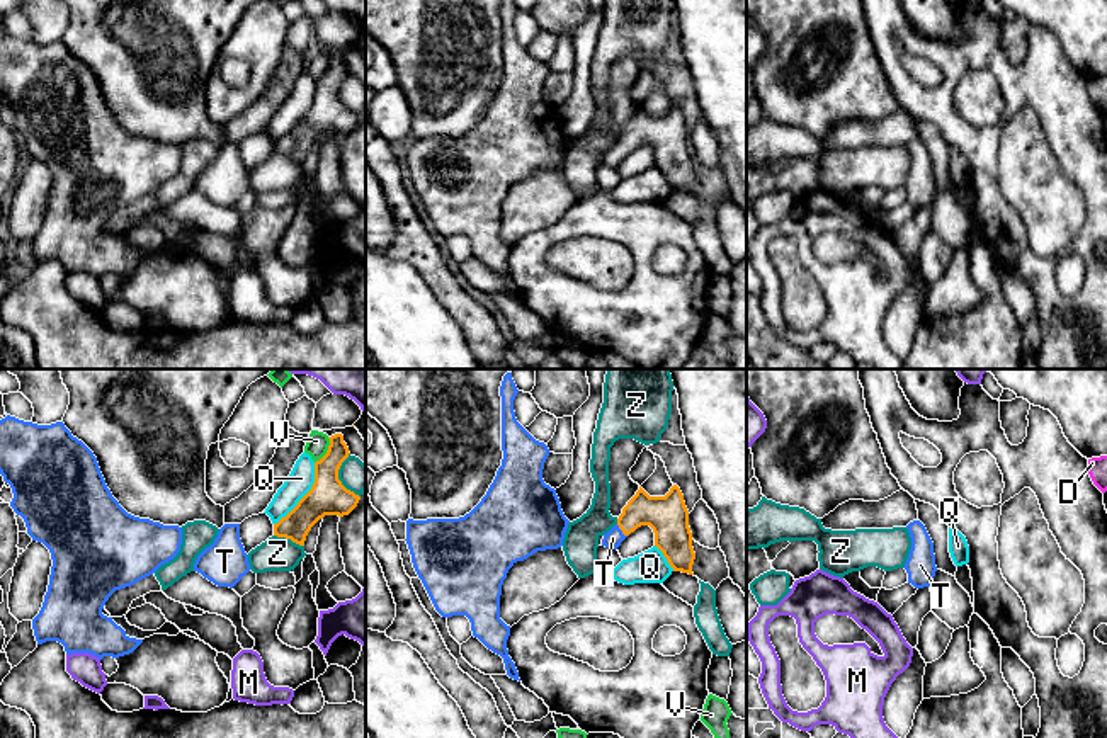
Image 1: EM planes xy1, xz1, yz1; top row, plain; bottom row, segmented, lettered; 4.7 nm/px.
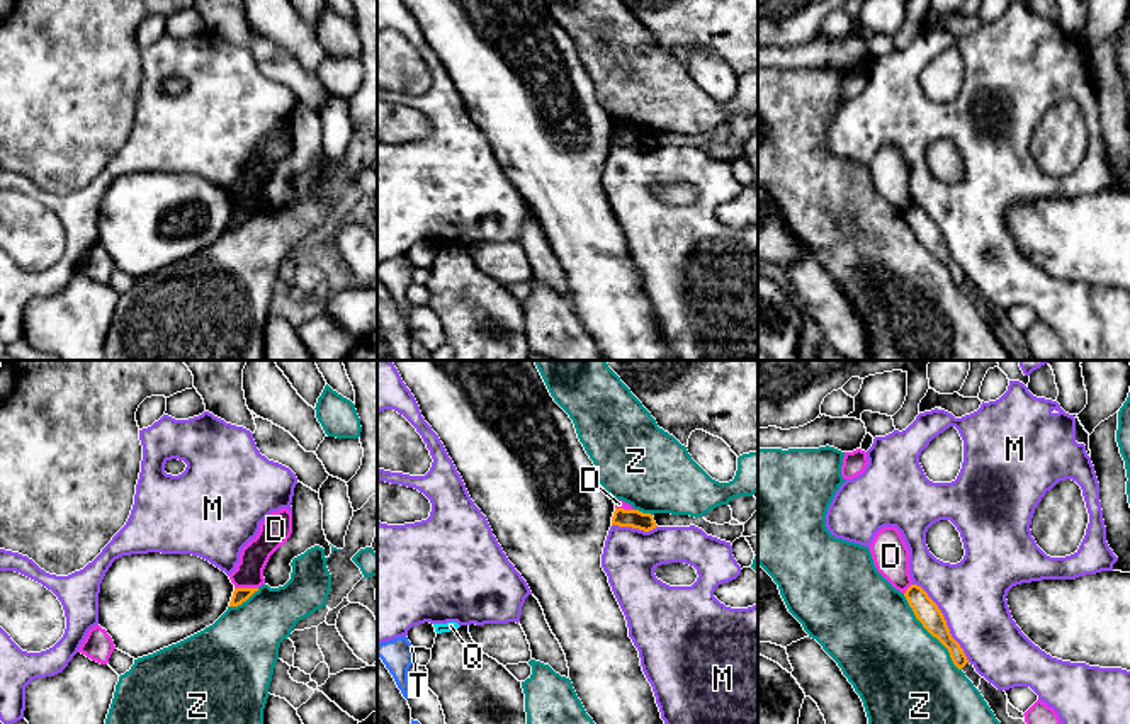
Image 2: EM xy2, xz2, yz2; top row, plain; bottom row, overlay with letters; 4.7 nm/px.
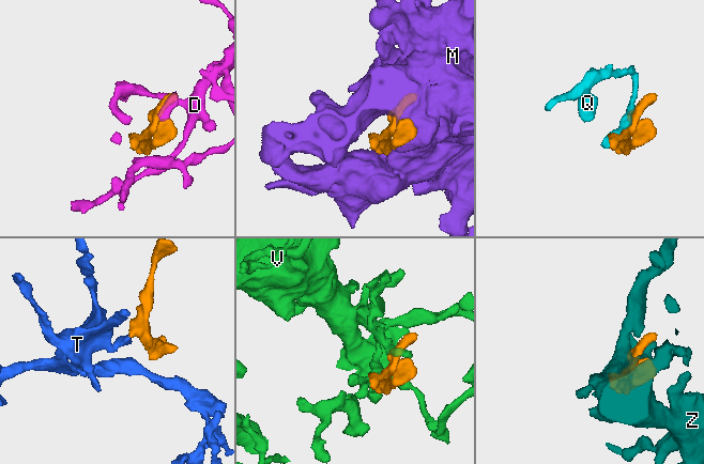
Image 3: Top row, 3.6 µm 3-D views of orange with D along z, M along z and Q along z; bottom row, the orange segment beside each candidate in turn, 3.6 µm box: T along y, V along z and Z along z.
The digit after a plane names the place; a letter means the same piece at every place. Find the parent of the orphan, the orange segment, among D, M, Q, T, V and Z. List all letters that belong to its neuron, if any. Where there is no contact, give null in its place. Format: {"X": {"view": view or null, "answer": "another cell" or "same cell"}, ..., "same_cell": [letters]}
{"D": {"view": "xy2", "answer": "another cell"}, "M": {"view": "yz2", "answer": "another cell"}, "Q": {"view": "xy1", "answer": "another cell"}, "T": {"view": "xz1", "answer": "same cell"}, "V": {"view": "xy1", "answer": "another cell"}, "Z": {"view": "yz2", "answer": "another cell"}, "same_cell": ["T"]}

